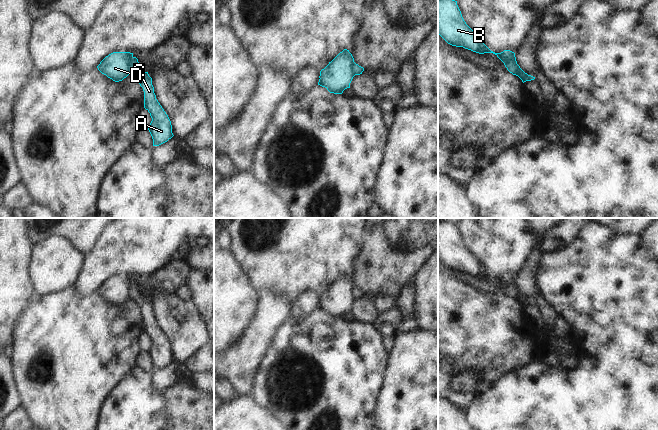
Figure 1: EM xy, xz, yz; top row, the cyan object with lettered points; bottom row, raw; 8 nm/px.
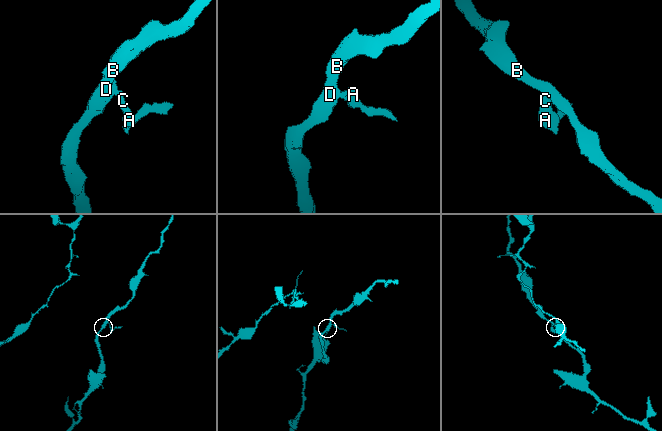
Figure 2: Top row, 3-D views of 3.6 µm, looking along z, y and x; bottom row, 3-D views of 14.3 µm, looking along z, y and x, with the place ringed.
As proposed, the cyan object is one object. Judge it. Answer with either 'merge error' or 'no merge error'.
merge error

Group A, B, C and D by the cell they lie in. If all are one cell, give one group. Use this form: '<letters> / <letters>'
A C / B D

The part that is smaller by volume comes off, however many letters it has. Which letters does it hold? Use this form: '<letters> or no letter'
A, C

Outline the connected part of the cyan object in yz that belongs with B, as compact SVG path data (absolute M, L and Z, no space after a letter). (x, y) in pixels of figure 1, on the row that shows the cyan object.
M438 0L438 34L450 45L463 47L473 52L495 54L508 68L516 61L515 53L504 50L501 53L491 51L466 24L455 0Z

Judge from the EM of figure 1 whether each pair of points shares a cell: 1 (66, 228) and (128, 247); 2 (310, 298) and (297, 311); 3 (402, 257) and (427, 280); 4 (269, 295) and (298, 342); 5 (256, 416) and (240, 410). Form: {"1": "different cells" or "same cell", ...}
{"1": "different cells", "2": "same cell", "3": "different cells", "4": "different cells", "5": "same cell"}

